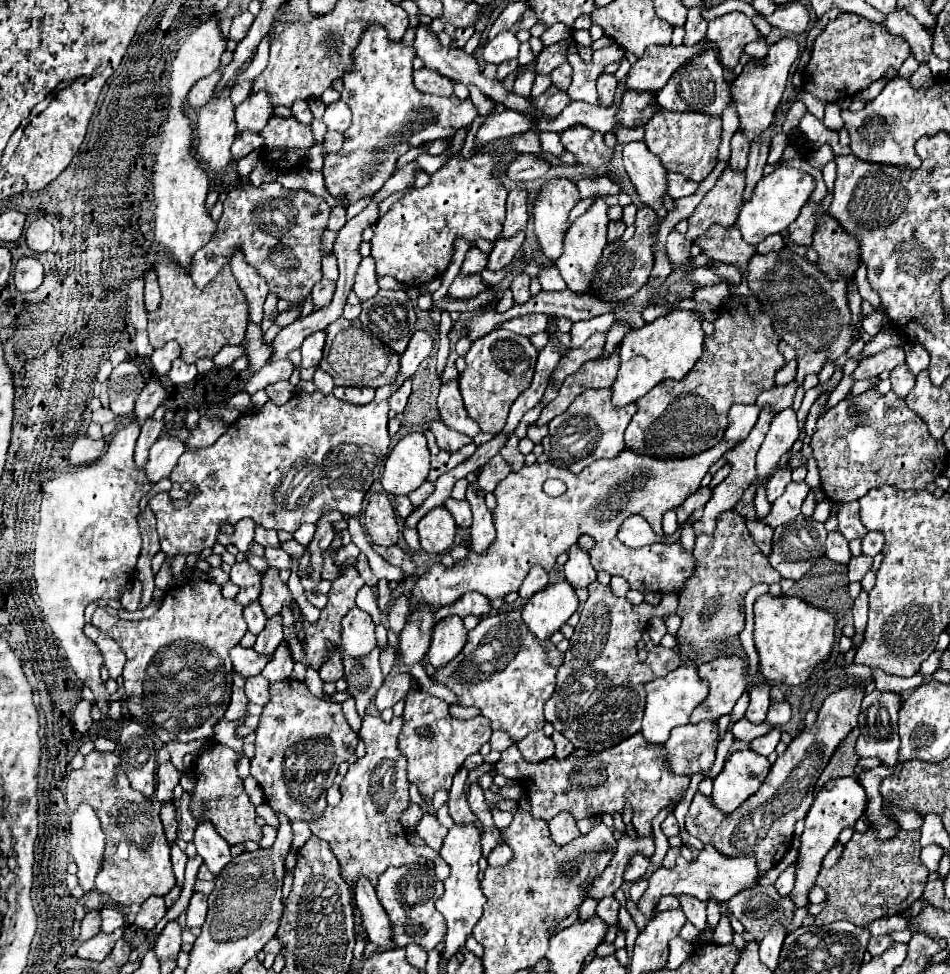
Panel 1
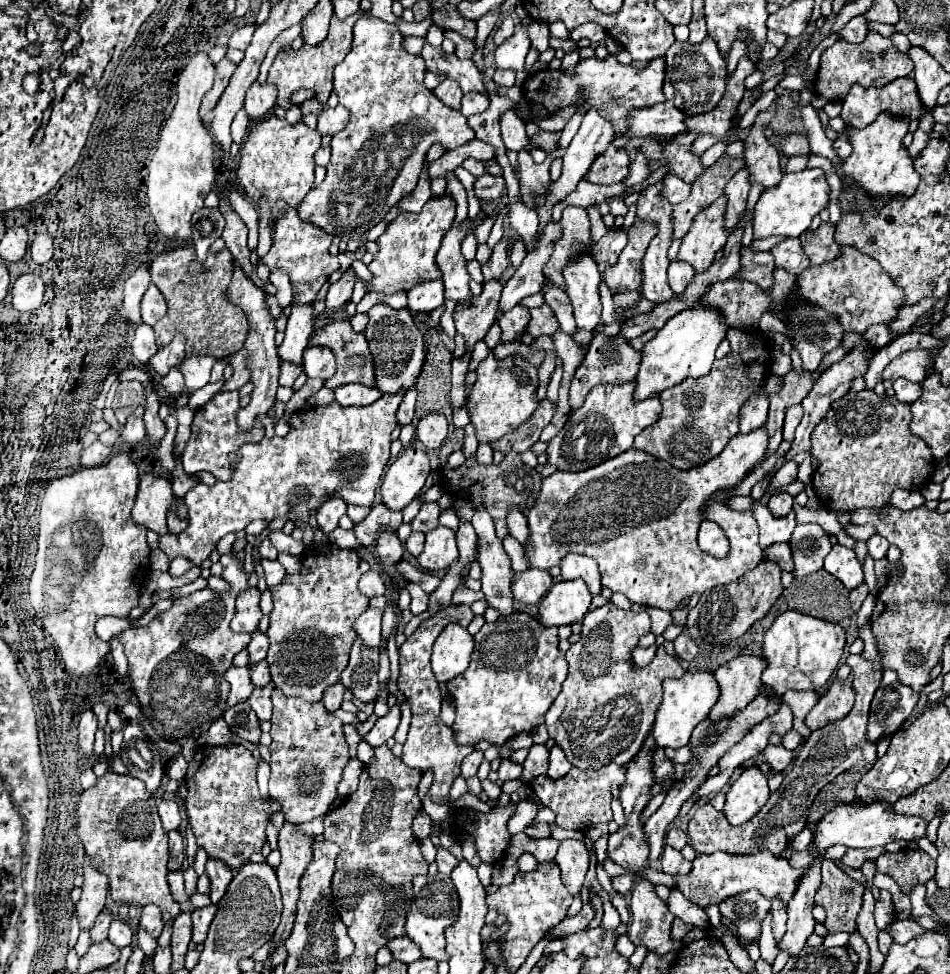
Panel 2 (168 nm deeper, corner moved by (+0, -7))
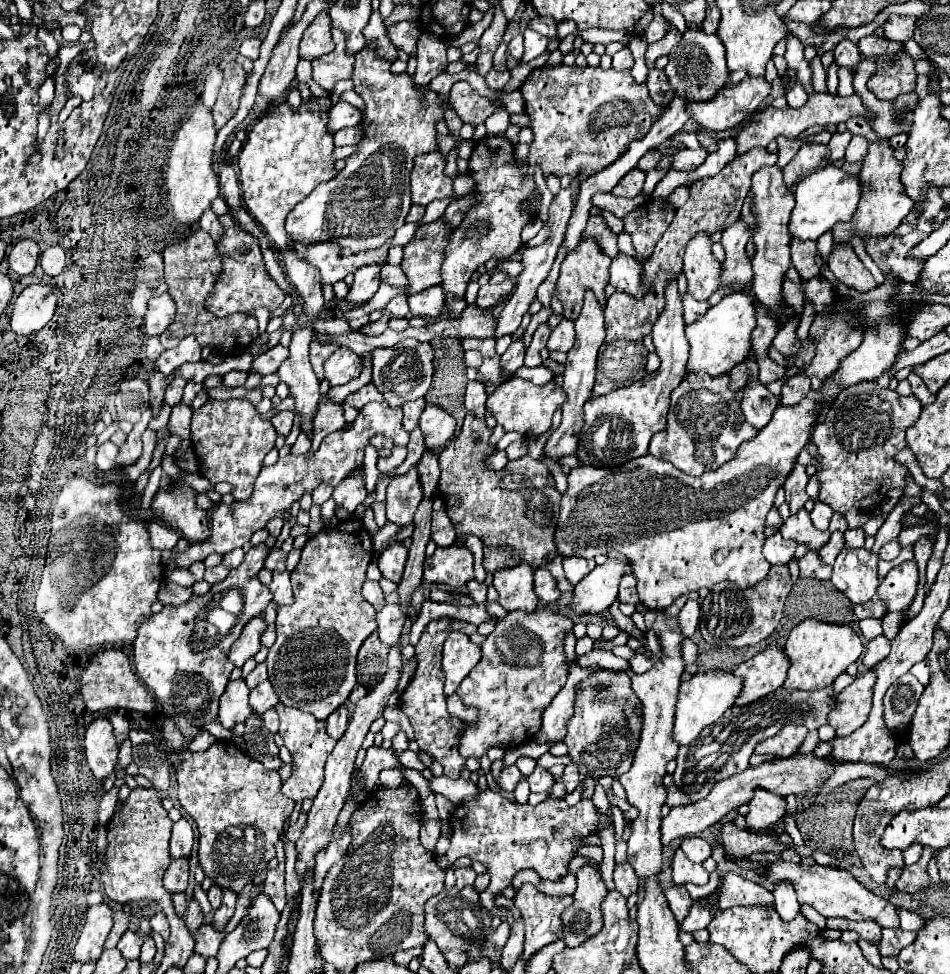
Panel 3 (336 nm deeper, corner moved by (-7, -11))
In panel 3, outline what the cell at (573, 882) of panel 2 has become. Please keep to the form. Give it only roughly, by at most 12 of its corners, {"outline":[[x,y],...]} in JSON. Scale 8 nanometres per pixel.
{"outline":[[592,866],[578,872],[560,940],[576,948],[604,926],[608,890]]}

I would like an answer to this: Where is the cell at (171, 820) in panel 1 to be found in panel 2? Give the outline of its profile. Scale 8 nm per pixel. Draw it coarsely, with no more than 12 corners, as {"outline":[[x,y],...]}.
{"outline":[[169,832],[169,870],[183,864],[183,838]]}

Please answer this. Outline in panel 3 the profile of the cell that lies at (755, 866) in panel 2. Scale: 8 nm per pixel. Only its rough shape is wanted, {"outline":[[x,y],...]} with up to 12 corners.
{"outline":[[711,857],[768,890],[794,884],[798,902],[822,916],[900,928],[896,906],[866,890],[848,870],[776,862],[764,876]]}

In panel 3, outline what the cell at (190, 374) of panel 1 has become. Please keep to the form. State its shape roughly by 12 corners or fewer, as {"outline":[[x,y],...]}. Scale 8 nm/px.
{"outline":[[182,376],[168,384],[164,402],[176,406],[182,400],[184,380]]}

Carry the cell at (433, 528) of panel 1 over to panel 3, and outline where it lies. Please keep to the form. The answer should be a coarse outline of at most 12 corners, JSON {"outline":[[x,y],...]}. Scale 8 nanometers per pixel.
{"outline":[[456,544],[424,562],[426,584],[464,586],[474,556]]}

